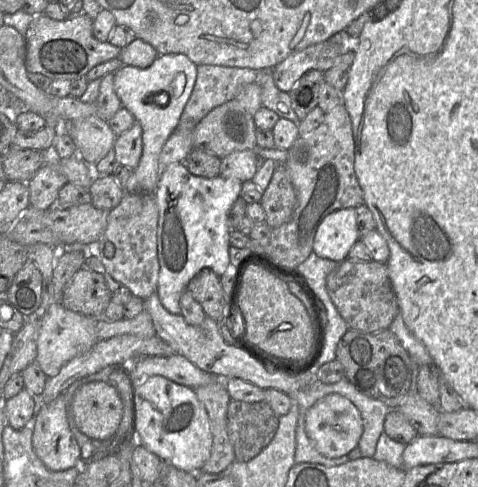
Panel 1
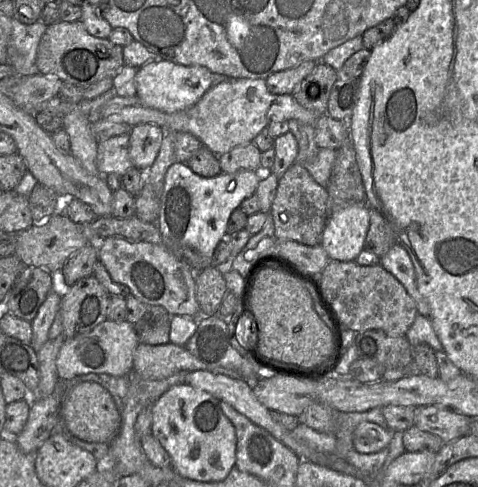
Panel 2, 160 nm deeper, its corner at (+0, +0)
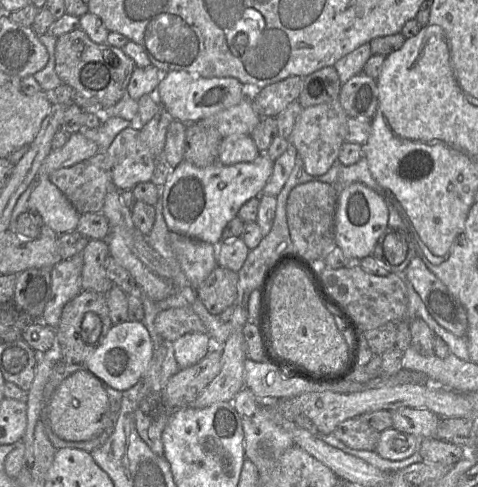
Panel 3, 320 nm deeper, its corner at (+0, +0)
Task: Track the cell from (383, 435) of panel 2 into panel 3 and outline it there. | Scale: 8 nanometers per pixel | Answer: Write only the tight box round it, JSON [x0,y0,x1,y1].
[375,427,423,460]

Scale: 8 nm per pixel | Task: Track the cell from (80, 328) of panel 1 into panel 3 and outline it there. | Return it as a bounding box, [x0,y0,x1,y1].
[84,321,153,391]

